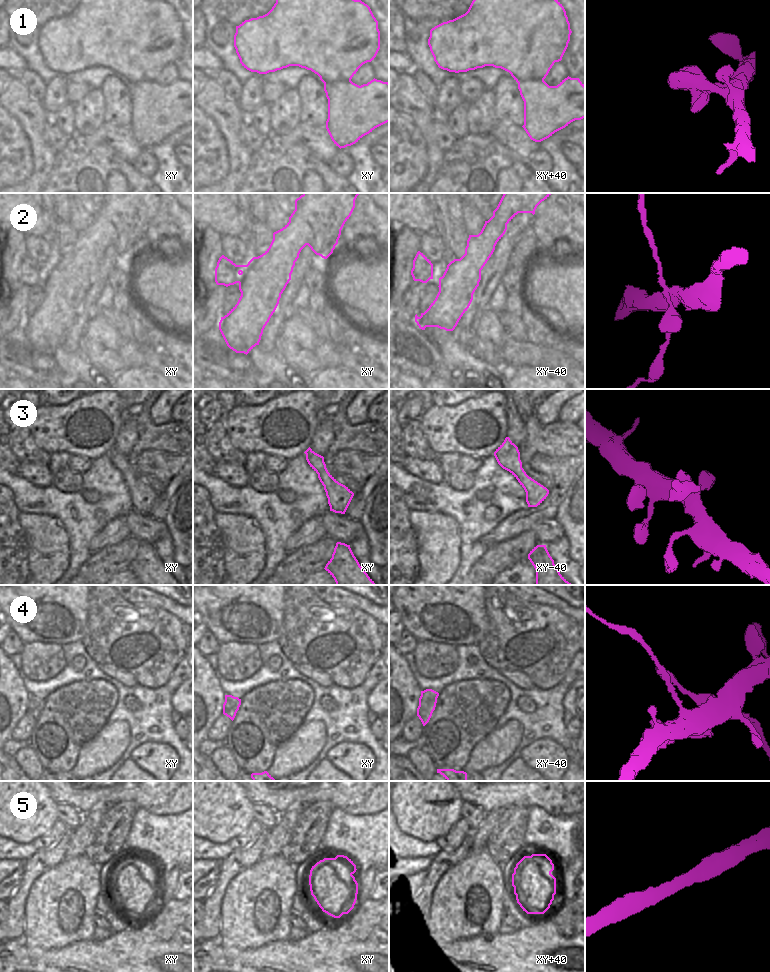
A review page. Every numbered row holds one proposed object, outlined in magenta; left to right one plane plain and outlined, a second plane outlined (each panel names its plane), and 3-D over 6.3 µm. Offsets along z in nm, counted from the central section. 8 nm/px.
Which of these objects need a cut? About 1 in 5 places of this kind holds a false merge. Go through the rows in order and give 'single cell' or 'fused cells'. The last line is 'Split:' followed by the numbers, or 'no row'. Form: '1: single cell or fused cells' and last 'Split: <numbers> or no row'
1: single cell
2: fused cells
3: single cell
4: fused cells
5: single cell
Split: 2, 4

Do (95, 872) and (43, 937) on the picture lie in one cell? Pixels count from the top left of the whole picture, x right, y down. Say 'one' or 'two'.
one

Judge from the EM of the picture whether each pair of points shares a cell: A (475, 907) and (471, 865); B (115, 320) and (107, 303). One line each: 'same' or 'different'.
A: same
B: different

